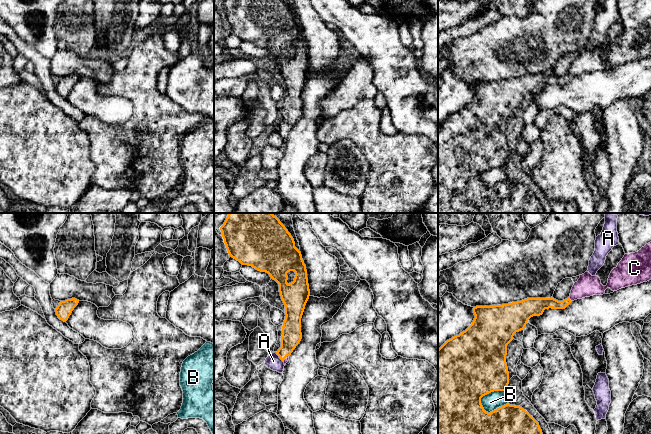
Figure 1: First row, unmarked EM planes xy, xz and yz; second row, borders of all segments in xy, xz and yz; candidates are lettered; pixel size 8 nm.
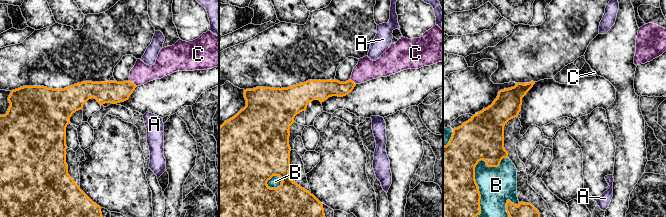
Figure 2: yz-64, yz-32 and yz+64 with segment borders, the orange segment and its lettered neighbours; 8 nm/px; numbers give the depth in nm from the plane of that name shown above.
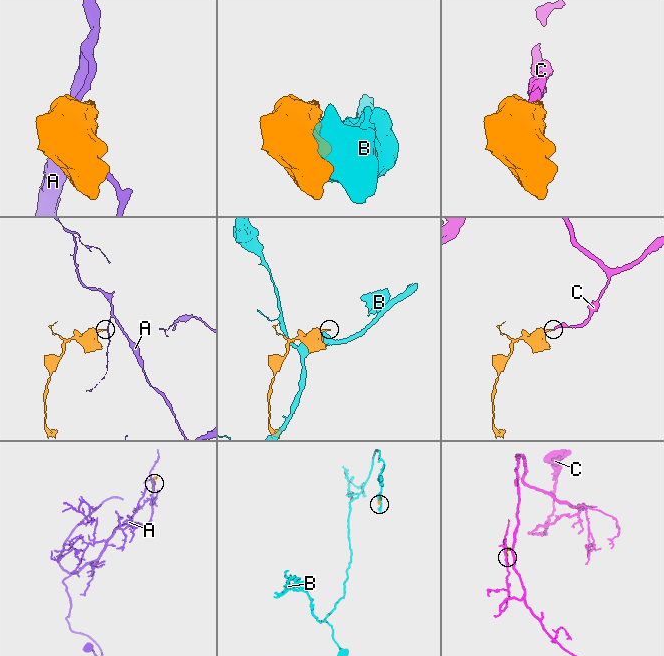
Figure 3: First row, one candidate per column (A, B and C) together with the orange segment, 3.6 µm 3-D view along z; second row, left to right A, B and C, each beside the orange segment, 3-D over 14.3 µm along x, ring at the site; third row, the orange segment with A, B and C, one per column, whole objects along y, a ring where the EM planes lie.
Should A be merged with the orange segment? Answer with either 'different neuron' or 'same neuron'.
different neuron

